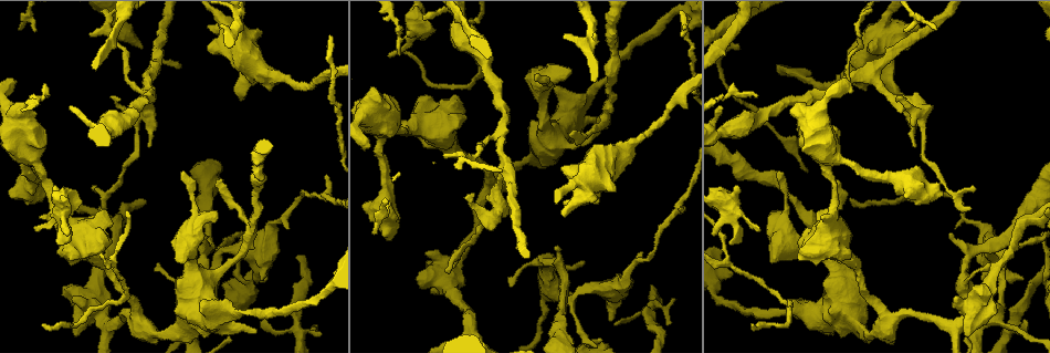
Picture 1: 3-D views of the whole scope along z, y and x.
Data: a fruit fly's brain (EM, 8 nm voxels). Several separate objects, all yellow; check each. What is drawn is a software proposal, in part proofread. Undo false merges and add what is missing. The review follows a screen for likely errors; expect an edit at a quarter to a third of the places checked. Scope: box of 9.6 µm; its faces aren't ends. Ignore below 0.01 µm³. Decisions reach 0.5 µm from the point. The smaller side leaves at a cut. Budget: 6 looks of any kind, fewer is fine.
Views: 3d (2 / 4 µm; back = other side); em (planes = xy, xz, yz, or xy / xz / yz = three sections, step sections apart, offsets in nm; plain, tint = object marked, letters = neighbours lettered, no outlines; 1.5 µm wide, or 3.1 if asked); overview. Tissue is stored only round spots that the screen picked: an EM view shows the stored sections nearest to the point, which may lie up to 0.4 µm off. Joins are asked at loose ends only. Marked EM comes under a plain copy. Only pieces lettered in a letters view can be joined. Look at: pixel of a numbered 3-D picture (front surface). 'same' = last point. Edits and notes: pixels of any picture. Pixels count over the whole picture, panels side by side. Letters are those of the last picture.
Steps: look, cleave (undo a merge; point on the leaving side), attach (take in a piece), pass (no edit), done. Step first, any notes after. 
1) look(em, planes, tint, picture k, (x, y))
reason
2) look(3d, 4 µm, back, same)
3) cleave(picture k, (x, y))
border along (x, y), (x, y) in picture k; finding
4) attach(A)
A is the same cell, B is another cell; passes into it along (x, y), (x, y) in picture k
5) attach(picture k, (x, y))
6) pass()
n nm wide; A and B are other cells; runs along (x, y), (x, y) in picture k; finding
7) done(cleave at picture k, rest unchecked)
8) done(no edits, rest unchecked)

look(3d, 2 µm, picture 1, (34, 29))
free end

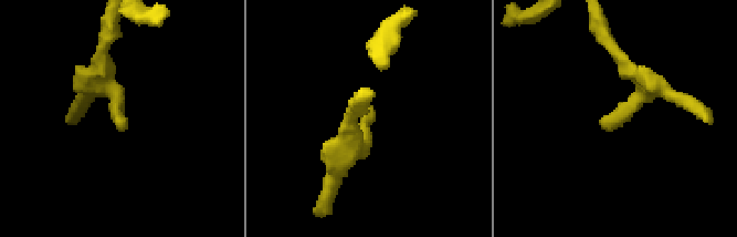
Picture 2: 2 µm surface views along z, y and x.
look(em, xy, step 4, letters, picture 2, (370, 105))

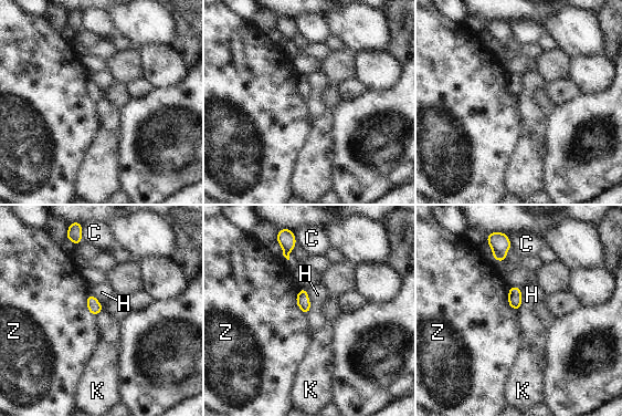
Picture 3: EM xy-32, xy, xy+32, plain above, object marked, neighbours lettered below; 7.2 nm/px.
pass()
C, H, K and Z are other cells; border along (299, 289), (296, 304), (306, 315) in picture 3; none of them fits

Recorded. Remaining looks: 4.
look(3d, 2 µm, back, picture 1, (757, 95))
an open end

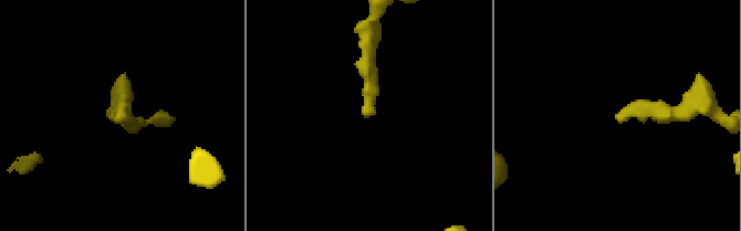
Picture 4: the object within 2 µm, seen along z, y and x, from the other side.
look(em, xy, step 4, tint, picture 4, (615, 116))
need the tissue

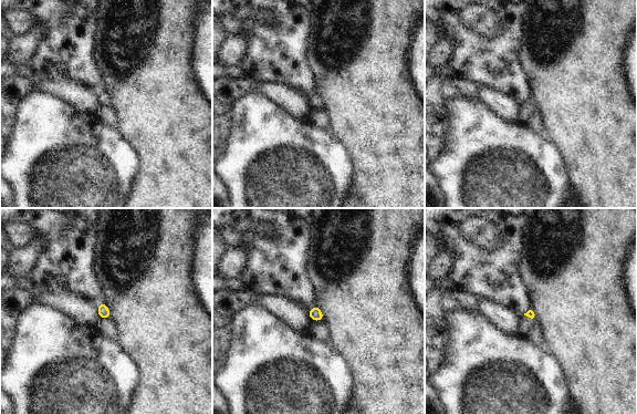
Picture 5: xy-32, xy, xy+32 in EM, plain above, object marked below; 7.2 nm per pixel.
look(em, planes, letters, same)
cut it another way

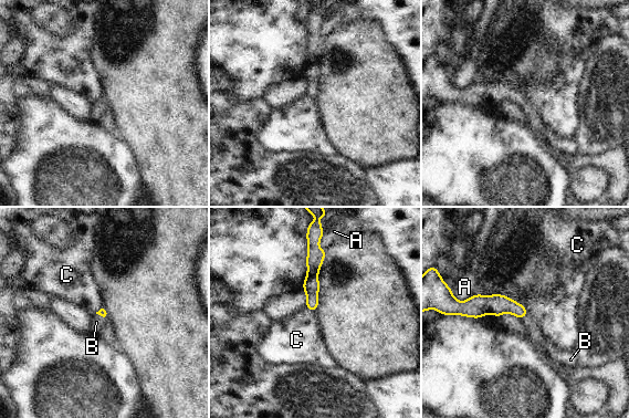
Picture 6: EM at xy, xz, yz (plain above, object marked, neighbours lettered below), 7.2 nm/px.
attach(B)
A touches over 170 nm; B is the same cell, A and C are other cells; it goes on there

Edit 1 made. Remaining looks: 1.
look(em, xz, step 8, letters, picture 1, (1011, 328))
sudden change in width

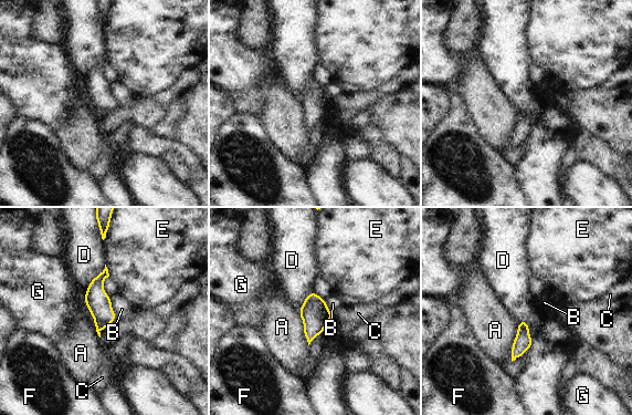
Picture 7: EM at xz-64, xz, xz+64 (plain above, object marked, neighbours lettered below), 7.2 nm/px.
pass()
A, B, C, D, E, F and G are other cells; border along (519, 320), (532, 342), (525, 352) in picture 7; continuous, no second neuron

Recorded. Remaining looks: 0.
done(attach at picture 6, rest unchecked)

